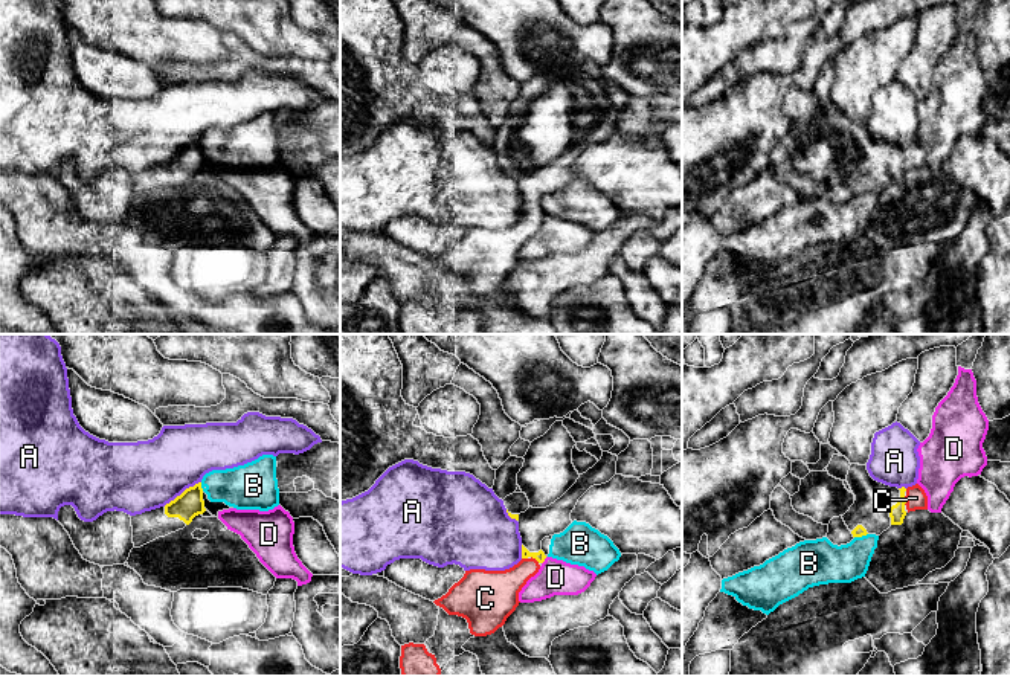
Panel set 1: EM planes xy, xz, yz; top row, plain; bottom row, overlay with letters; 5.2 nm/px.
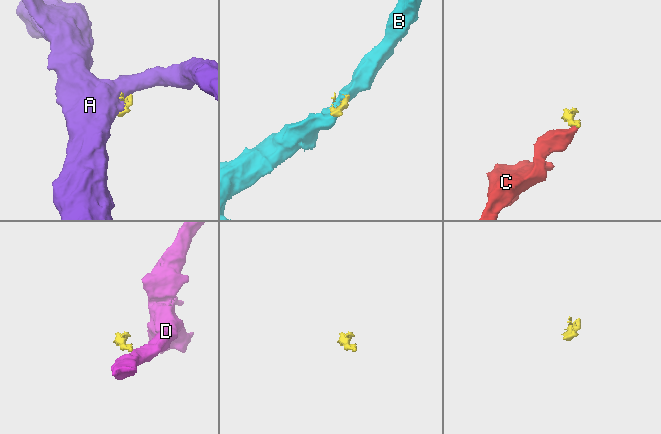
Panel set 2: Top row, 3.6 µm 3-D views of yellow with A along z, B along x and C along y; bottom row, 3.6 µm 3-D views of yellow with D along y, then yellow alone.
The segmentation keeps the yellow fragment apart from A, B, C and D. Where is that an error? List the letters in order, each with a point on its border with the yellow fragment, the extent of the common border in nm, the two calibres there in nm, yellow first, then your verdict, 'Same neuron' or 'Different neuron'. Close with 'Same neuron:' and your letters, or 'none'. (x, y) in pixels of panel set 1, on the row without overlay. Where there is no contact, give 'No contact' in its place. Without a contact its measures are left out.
A: Touches yellow at xy (183, 150). Shared border 240 nm. Thickness 140 nm (yellow) against 360 nm. Different neuron
B: Touches yellow at yz (861, 194). Shared border 80 nm. Thickness 60 nm (yellow) against 240 nm. Different neuron
C: Touches yellow at yz (905, 159). Shared border 50 nm. Thickness 90 nm (yellow) against 110 nm. Same neuron
D: Touches yellow at xz (543, 218). Shared border 50 nm. Thickness 50 nm (yellow) against 190 nm. Different neuron
Same neuron: C

